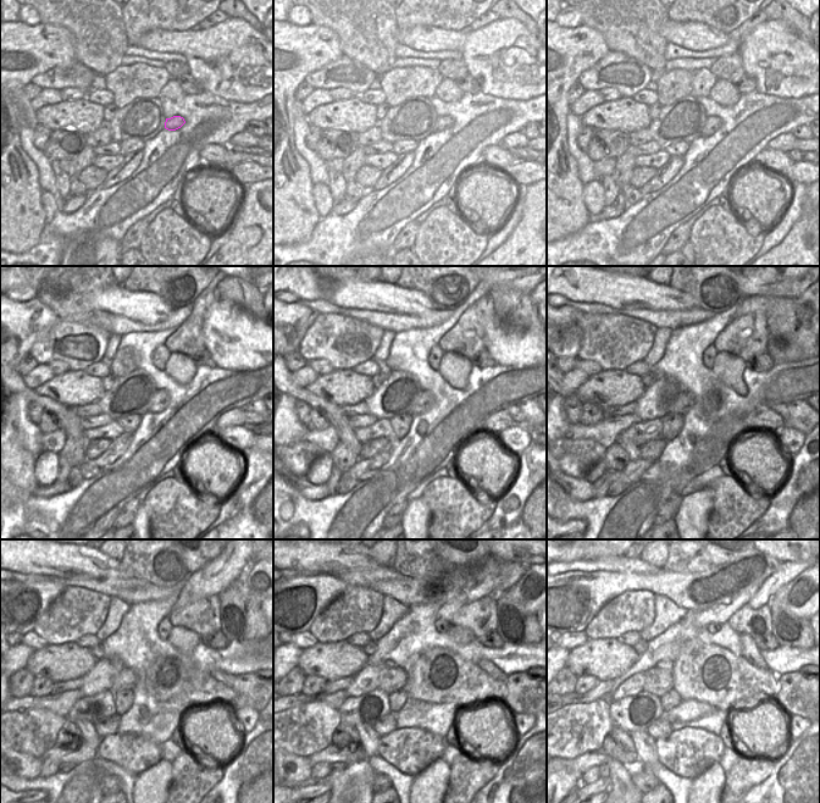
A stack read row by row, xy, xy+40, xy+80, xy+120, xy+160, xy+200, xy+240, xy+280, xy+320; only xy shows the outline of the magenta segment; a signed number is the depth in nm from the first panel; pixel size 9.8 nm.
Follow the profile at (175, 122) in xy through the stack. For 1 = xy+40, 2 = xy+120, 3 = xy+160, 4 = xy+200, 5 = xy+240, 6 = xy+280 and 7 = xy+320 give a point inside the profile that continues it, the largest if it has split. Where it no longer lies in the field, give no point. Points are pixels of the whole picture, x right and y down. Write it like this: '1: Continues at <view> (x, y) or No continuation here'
1: Continues at xy+40 (443, 123)
2: Continues at xy+120 (160, 400)
3: Continues at xy+160 (425, 400)
4: Continues at xy+200 (680, 406)
5: Continues at xy+240 (126, 679)
6: Continues at xy+280 (391, 679)
7: Continues at xy+320 (657, 681)

